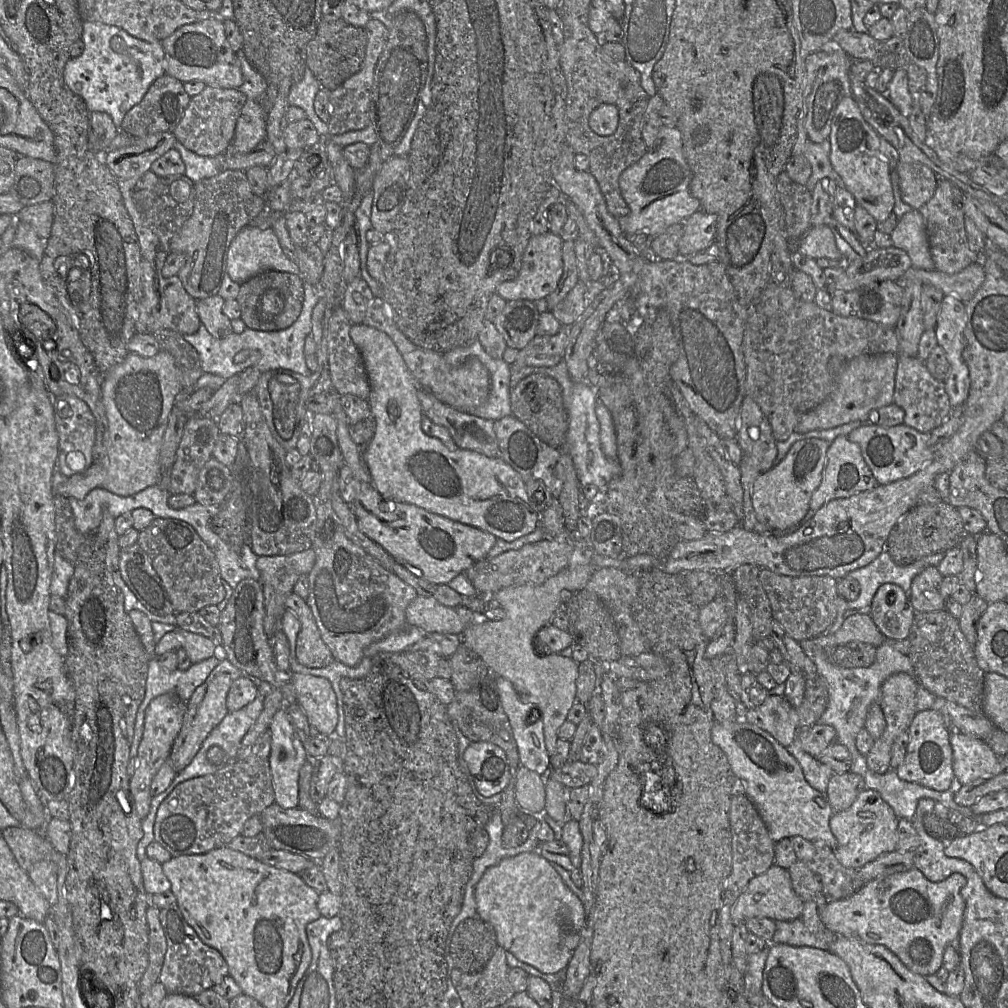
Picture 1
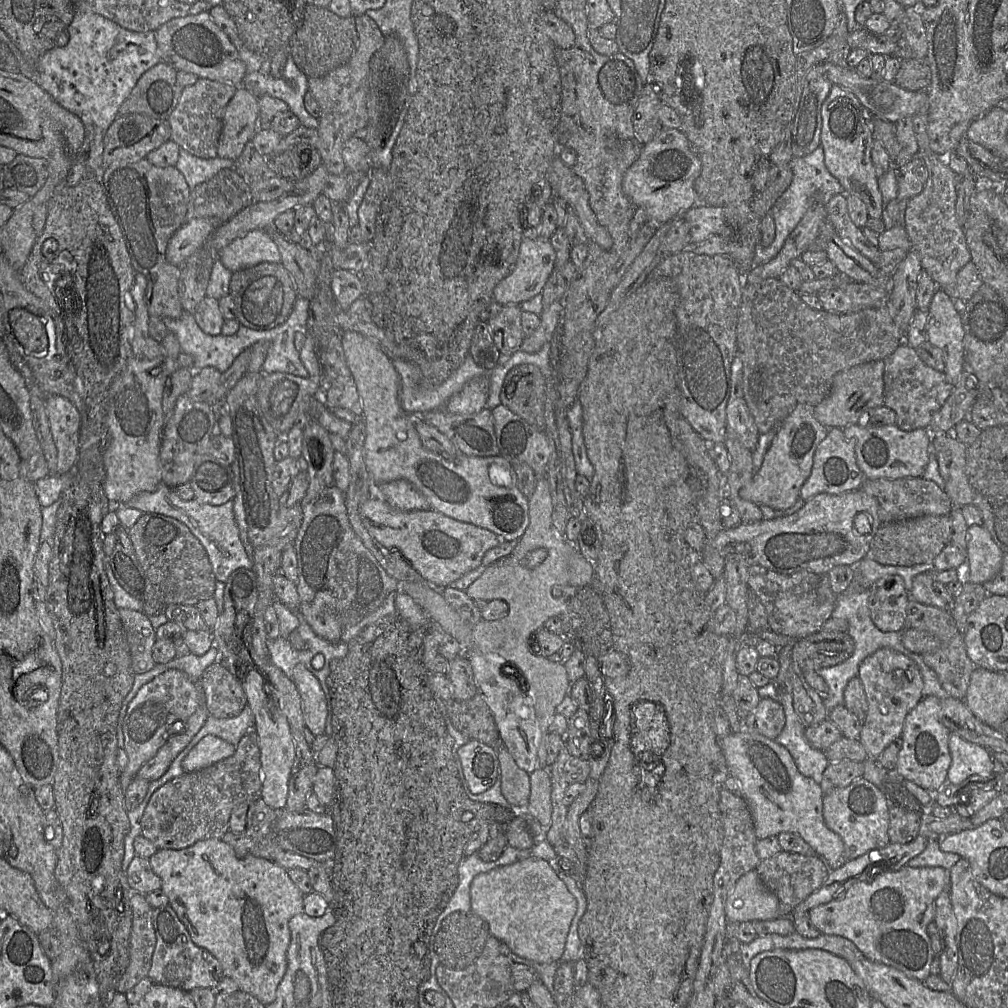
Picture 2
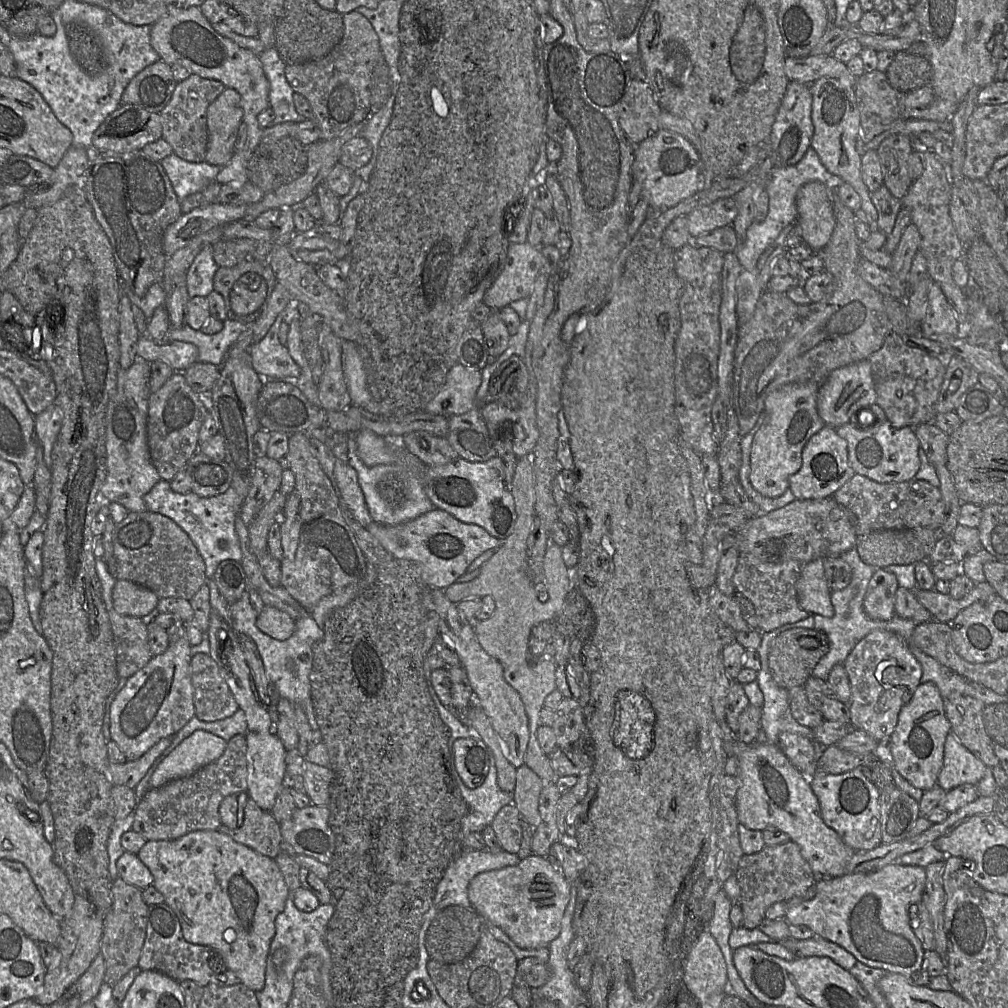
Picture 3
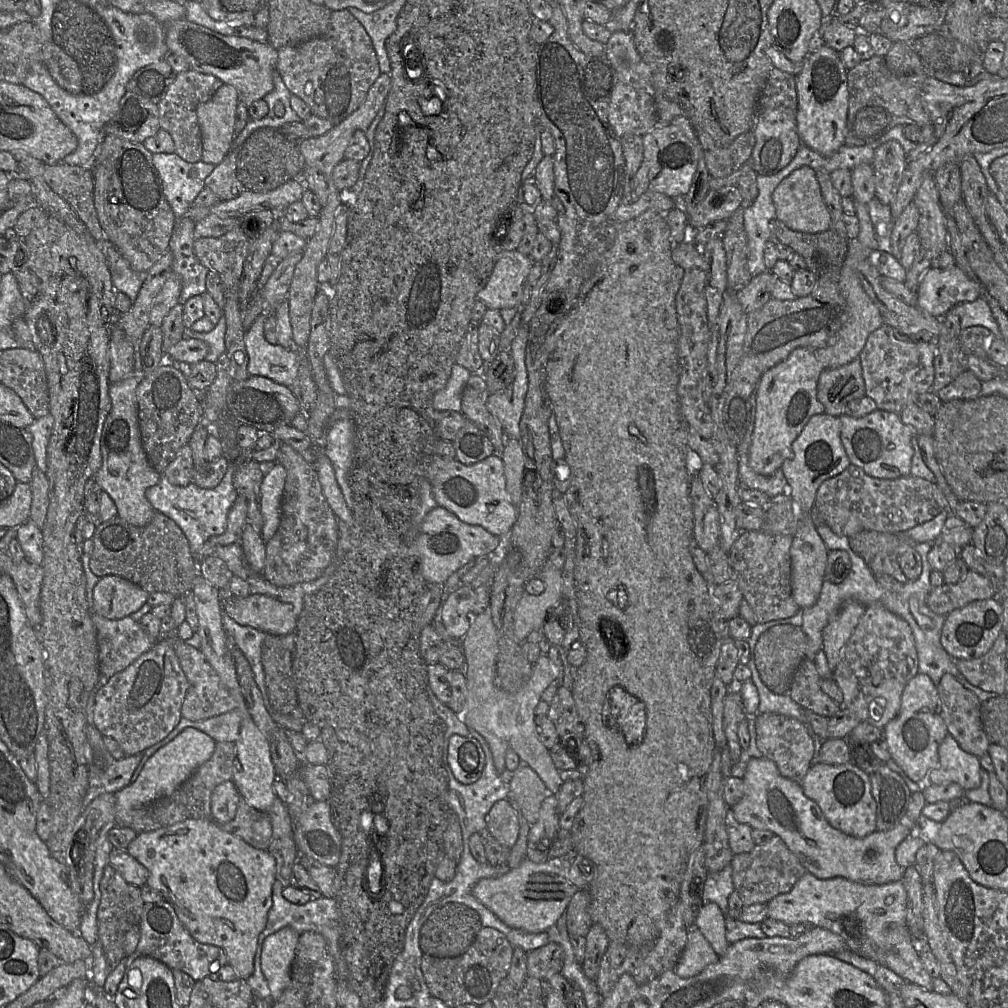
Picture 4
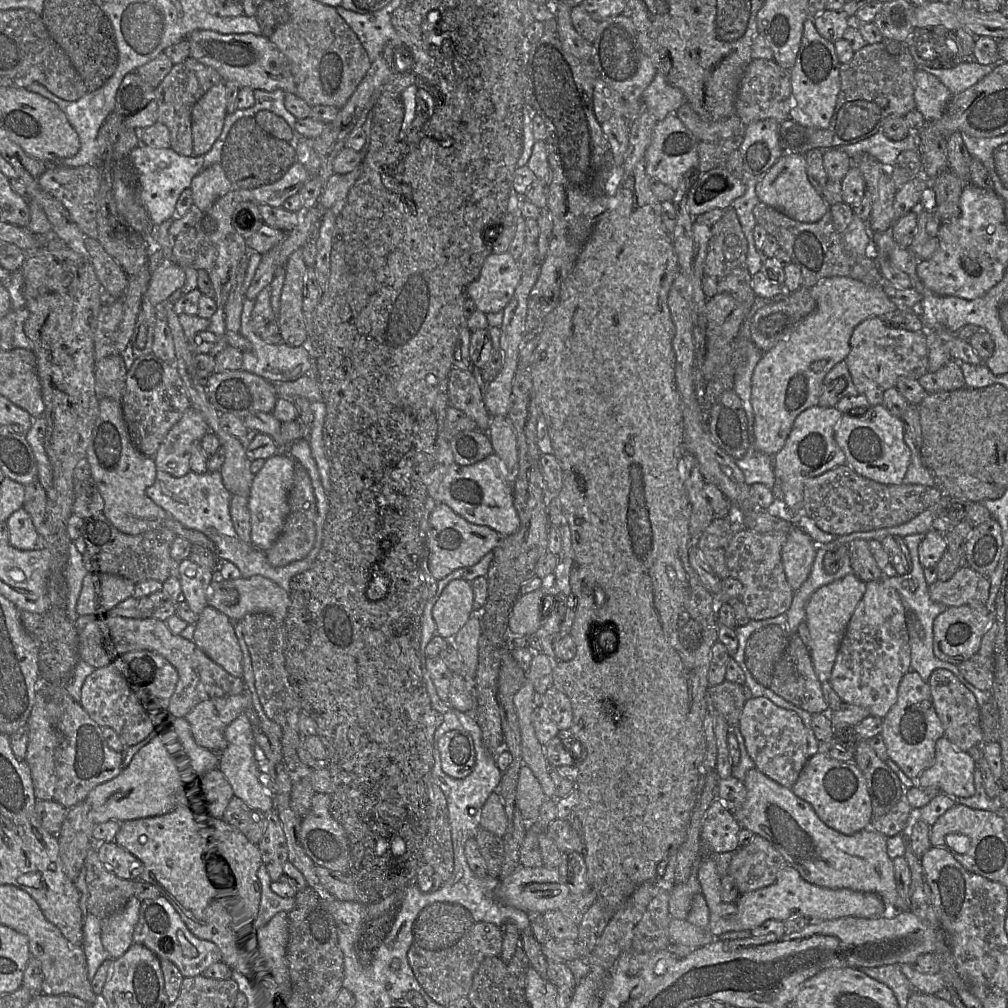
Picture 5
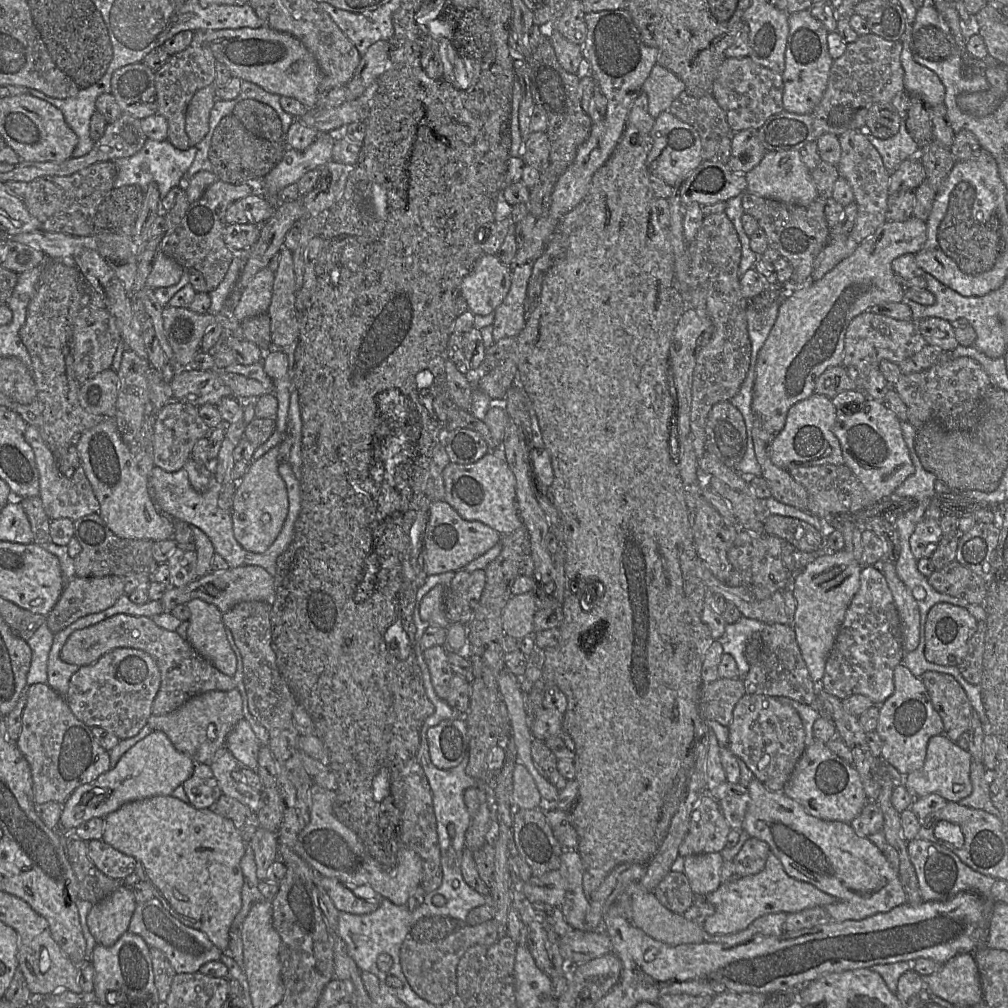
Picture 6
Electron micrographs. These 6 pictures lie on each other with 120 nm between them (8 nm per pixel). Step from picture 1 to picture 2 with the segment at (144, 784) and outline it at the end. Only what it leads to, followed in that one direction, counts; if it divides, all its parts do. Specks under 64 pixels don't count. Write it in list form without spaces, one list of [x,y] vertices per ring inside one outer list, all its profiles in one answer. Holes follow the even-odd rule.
[[[169,669],[144,684],[134,698],[123,705],[120,711],[120,723],[117,730],[118,746],[127,754],[128,762],[121,774],[121,784],[124,789],[136,778],[137,772],[148,760],[155,756],[157,751],[164,745],[169,735],[169,729],[175,721],[186,723],[188,718],[196,711],[201,701],[201,691],[185,673],[177,669]]]

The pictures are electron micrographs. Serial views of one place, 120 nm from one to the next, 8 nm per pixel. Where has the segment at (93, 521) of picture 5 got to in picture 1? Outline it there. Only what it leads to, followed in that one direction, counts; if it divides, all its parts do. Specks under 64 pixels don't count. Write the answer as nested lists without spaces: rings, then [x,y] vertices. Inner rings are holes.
[[[155,517],[148,527],[139,532],[137,544],[150,558],[176,612],[199,612],[201,608],[218,605],[226,598],[220,568],[214,553],[187,522]]]

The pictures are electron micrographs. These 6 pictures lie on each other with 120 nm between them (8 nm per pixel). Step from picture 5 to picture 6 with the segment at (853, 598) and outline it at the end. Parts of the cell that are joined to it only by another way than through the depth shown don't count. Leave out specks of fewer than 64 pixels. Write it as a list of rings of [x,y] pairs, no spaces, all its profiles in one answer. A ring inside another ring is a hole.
[[[846,549],[818,557],[807,564],[803,571],[793,578],[792,593],[796,610],[792,627],[802,657],[815,684],[820,684],[829,654],[835,644],[846,611],[860,588],[862,566]]]

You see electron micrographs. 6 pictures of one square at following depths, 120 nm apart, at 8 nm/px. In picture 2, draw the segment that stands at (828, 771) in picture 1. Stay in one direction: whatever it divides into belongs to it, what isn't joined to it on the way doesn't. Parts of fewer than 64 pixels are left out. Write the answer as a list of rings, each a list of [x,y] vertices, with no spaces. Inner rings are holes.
[[[778,688],[776,700],[784,709],[786,723],[782,732],[774,741],[788,750],[798,771],[803,776],[819,784],[830,762],[823,751],[813,748],[806,740],[805,728],[793,708],[791,695],[783,693]]]

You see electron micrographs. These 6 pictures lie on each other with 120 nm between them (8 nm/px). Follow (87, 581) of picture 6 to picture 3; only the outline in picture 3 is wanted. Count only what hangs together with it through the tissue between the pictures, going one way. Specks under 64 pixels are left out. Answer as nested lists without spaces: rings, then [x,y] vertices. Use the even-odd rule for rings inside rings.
[[[117,579],[112,591],[113,609],[120,615],[142,618],[156,609],[159,598],[150,589]]]

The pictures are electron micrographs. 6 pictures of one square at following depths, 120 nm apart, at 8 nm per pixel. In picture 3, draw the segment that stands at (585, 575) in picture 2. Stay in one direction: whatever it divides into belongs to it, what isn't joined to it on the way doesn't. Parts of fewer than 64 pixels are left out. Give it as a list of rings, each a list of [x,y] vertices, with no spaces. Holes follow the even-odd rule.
[[[530,456],[518,457],[518,462],[514,477],[511,482],[511,492],[513,494],[517,521],[513,533],[506,539],[495,554],[483,565],[480,574],[469,582],[456,582],[444,590],[445,595],[454,603],[459,603],[469,598],[483,598],[492,596],[496,607],[493,615],[483,621],[474,620],[475,633],[482,648],[492,657],[497,659],[503,666],[504,676],[507,682],[520,694],[524,703],[530,726],[530,739],[525,755],[525,765],[530,767],[544,783],[555,783],[556,775],[552,767],[549,755],[545,754],[536,737],[536,730],[541,725],[540,711],[544,706],[546,697],[555,689],[557,664],[554,660],[542,660],[541,657],[531,656],[529,651],[529,641],[532,638],[532,629],[537,624],[544,621],[552,621],[562,610],[565,603],[541,602],[538,598],[535,584],[528,575],[527,565],[527,544],[528,537],[535,519],[535,475],[532,458]]]

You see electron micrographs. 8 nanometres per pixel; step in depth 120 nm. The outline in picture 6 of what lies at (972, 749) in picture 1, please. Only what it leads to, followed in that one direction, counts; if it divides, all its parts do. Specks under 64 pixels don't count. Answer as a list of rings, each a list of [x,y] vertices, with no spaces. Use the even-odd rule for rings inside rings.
[[[944,734],[929,739],[924,765],[906,776],[904,787],[916,798],[938,794],[948,802],[959,802],[972,792],[970,766],[972,757]]]

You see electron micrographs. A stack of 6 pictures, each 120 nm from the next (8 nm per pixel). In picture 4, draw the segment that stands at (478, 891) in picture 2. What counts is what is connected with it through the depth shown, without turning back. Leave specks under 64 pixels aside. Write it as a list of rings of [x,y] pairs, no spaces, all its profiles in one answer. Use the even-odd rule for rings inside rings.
[[[528,859],[501,877],[478,881],[471,890],[473,897],[504,924],[527,933],[545,933],[555,926],[576,892],[557,861],[536,864]]]

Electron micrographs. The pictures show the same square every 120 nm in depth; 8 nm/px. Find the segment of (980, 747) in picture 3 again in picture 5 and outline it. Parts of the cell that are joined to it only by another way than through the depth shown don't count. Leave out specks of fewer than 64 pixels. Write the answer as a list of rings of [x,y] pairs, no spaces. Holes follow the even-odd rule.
[[[946,669],[935,670],[927,683],[931,690],[933,706],[944,728],[944,737],[947,737],[956,749],[963,752],[967,752],[974,746],[983,745],[979,718],[980,706],[974,694]]]

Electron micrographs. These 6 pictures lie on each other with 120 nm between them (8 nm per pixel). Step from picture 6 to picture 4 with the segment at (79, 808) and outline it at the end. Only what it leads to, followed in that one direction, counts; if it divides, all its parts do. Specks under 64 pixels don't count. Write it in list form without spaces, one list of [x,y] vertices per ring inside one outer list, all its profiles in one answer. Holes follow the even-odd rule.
[[[192,727],[183,729],[147,759],[134,781],[115,793],[115,826],[130,828],[136,809],[171,795],[211,758],[215,746],[216,741],[207,734]]]

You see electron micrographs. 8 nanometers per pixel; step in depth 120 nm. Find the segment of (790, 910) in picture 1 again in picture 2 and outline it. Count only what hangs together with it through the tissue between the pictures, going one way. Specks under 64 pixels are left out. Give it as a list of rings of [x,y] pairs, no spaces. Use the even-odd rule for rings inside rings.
[[[756,871],[739,878],[726,900],[725,912],[733,925],[781,917],[778,897],[763,885]]]

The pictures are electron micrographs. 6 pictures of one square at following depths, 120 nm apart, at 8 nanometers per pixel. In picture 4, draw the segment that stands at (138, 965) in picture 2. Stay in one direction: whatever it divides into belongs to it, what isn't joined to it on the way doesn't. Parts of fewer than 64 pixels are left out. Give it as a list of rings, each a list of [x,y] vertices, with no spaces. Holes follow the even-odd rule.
[[[110,865],[104,868],[99,882],[100,901],[97,908],[97,936],[103,949],[109,971],[114,970],[121,961],[128,957],[123,949],[125,934],[133,927],[139,926],[144,902],[140,888],[127,883]]]

